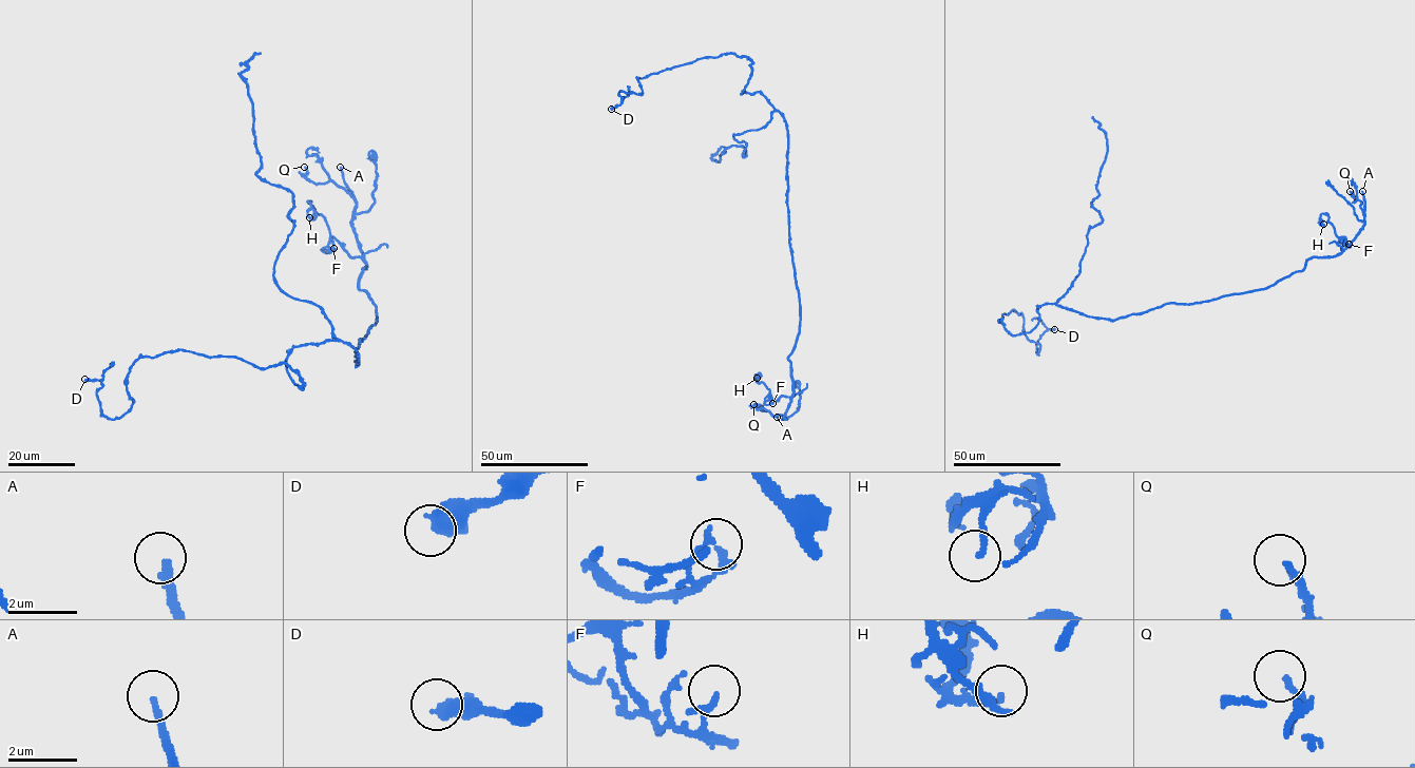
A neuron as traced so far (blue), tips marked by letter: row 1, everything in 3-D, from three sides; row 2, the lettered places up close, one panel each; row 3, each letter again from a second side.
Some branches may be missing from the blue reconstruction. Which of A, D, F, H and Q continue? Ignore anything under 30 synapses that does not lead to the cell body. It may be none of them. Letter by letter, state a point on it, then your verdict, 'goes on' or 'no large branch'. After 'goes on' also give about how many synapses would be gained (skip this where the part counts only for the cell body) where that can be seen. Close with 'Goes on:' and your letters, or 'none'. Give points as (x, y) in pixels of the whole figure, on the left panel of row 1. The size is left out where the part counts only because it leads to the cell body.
A: at (340, 167); goes on
D: at (84, 379); no large branch
F: at (333, 248); no large branch
H: at (309, 217); no large branch
Q: at (304, 167); no large branch
Goes on: A

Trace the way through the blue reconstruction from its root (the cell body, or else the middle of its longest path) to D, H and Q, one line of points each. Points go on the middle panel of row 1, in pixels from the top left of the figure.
D: (787, 146), (784, 117), (741, 93), (752, 61), (730, 53), (638, 78), (642, 94), (611, 109)
H: (787, 146), (789, 245), (800, 308), (800, 332), (788, 357), (794, 395), (773, 400), (757, 378)
Q: (787, 146), (789, 245), (800, 308), (800, 332), (788, 357), (794, 396), (786, 419), (754, 409), (753, 404)

